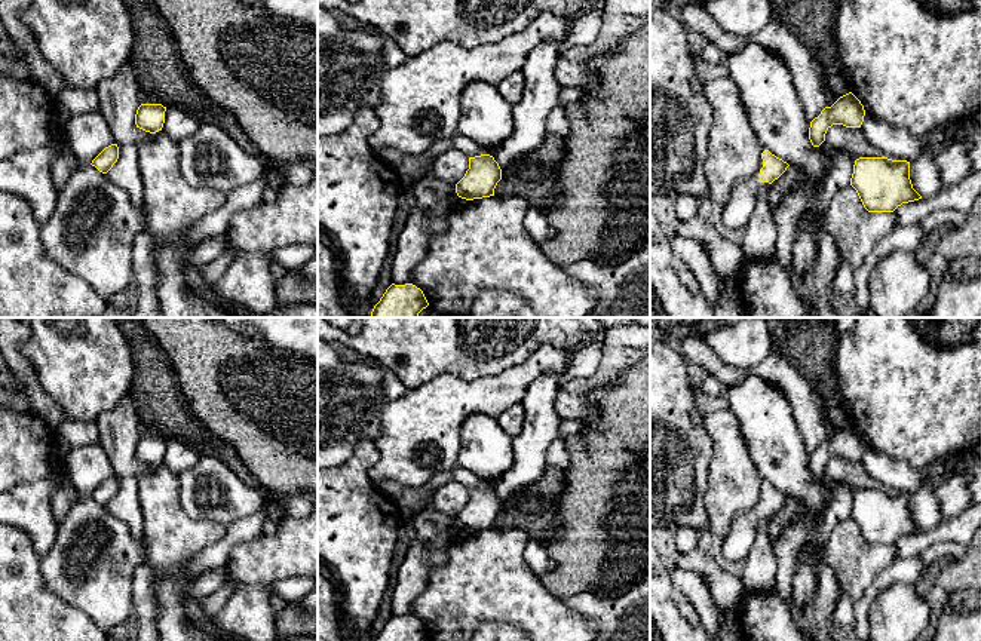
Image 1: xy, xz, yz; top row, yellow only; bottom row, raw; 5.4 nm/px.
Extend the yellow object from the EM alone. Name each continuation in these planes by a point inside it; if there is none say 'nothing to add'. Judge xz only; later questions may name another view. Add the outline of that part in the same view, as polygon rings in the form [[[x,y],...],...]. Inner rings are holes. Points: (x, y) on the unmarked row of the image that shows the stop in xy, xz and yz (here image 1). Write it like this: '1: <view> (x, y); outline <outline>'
nothing to add

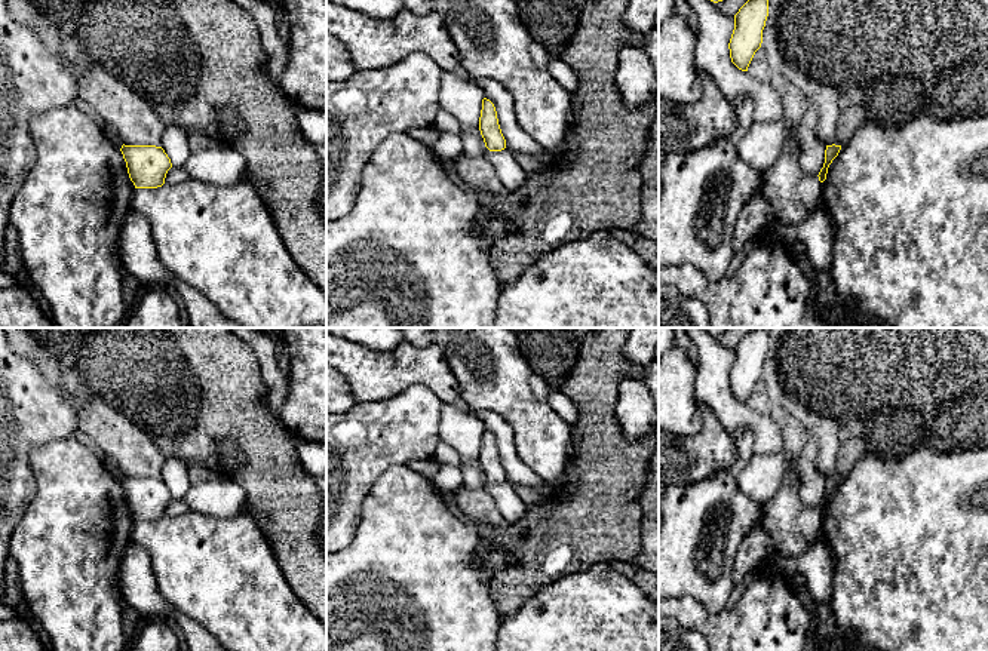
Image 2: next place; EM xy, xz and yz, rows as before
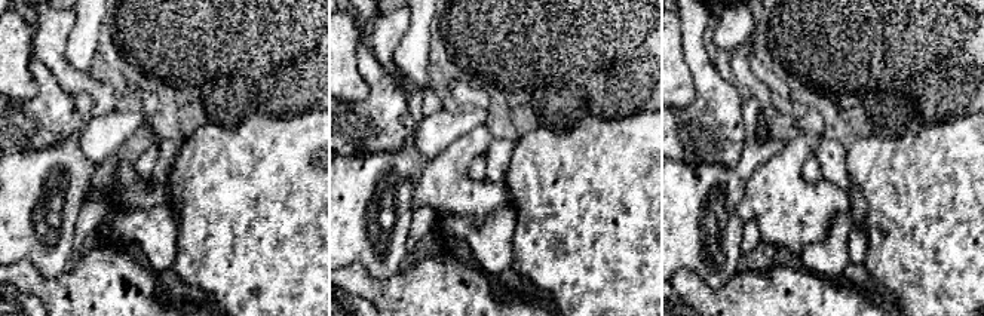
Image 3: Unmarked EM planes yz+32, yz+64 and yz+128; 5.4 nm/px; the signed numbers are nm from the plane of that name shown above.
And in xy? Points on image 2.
nothing to add

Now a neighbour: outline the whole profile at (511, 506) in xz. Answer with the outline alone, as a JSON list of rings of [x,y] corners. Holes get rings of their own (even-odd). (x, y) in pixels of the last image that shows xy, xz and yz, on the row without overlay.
[[[485,479],[484,489],[494,497],[497,507],[506,521],[515,522],[524,518],[527,504],[521,500],[513,485],[510,485],[507,480],[501,483],[490,483]]]

